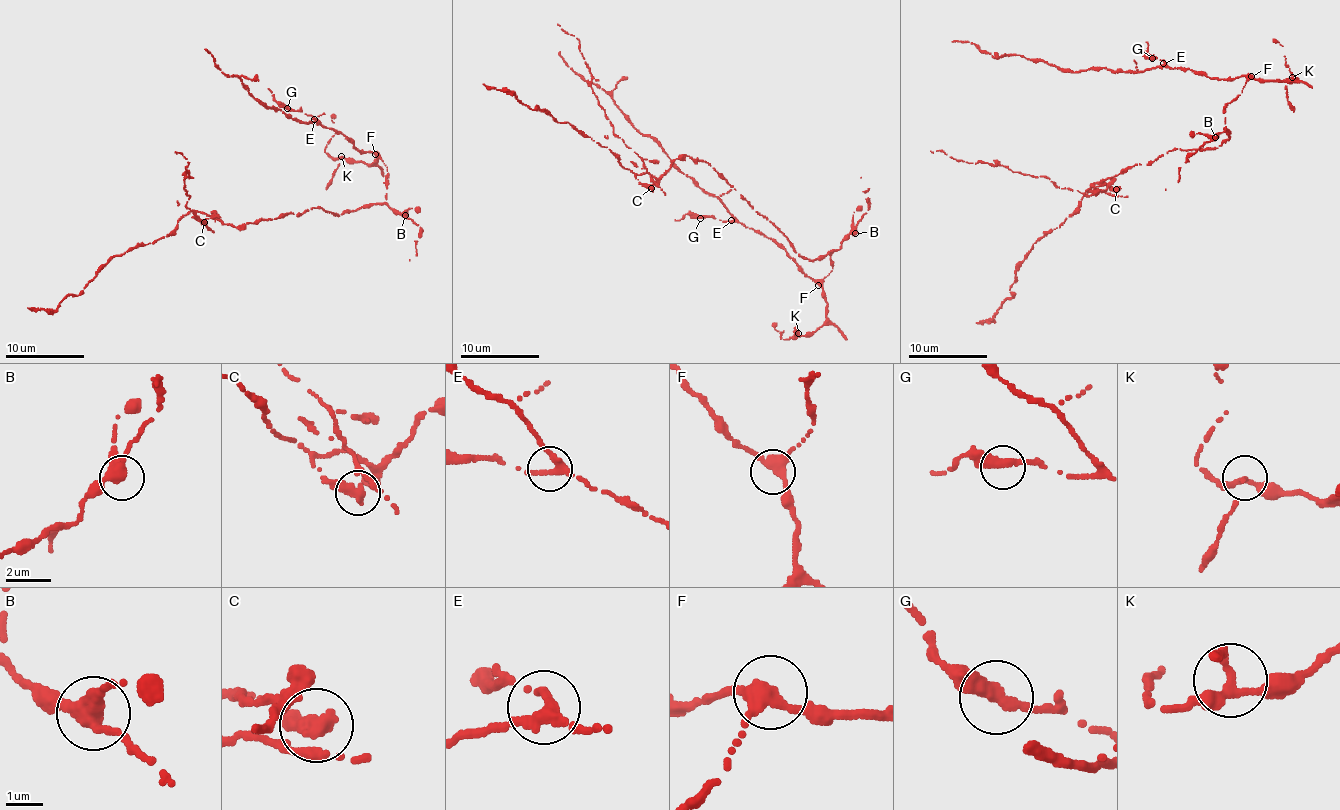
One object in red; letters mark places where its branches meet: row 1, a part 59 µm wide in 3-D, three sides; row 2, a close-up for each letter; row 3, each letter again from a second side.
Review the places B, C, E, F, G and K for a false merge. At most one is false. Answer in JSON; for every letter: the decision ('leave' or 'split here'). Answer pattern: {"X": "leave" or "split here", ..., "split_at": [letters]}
{"B": "leave", "C": "split here", "E": "leave", "F": "leave", "G": "leave", "K": "leave", "split_at": ["C"]}

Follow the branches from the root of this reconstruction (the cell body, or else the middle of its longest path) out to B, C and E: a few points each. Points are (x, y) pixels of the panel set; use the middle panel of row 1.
B: (790, 246), (800, 257), (815, 260), (837, 250), (842, 242), (855, 233)
C: (790, 246), (771, 222), (752, 208), (705, 161), (683, 155), (659, 178), (647, 172), (635, 176), (650, 187)
E: (790, 246), (807, 259), (836, 250), (831, 251), (829, 274), (807, 276), (788, 252), (731, 220)

